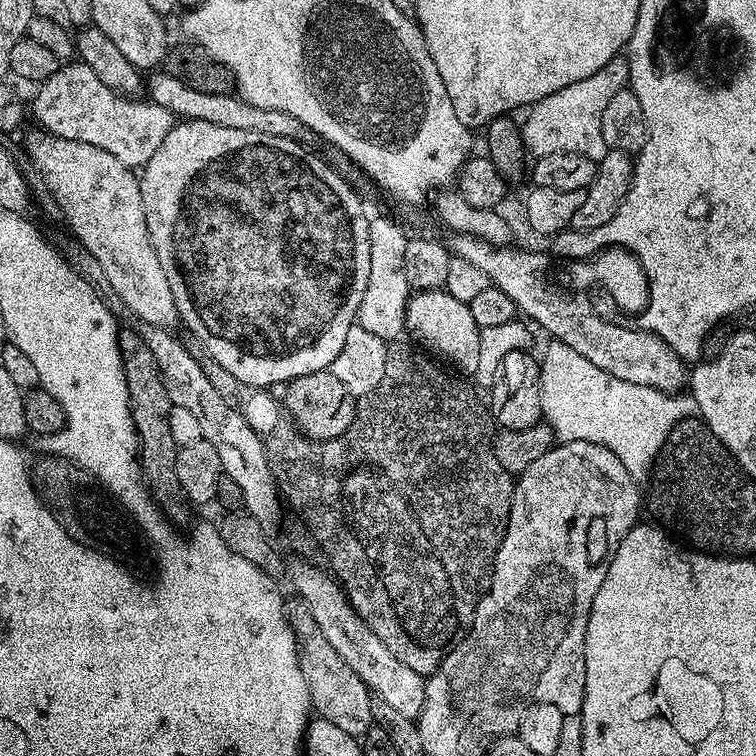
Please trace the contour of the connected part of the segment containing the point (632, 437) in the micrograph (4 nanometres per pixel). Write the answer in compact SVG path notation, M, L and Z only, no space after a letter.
M559 342L549 345L540 360L540 411L545 425L551 429L551 435L560 442L581 440L606 446L606 450L615 454L618 462L626 466L626 470L636 481L643 481L643 476L645 479L651 473L656 455L672 427L678 421L693 415L693 401L684 394L659 392L650 386L634 386L634 382L622 382L622 378L614 378L614 374L598 370L594 362L586 362L586 358L578 354L578 350L570 350L570 346Z

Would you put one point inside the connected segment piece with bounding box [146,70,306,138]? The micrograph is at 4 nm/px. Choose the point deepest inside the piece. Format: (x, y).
(173, 93)

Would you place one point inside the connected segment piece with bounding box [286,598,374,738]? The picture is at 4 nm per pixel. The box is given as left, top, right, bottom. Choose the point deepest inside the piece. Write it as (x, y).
(338, 695)

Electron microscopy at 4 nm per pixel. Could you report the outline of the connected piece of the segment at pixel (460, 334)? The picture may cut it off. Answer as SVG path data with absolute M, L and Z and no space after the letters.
M447 290L413 291L408 297L404 326L407 335L412 335L411 339L425 353L441 361L449 360L457 368L457 373L475 374L478 370L480 327L474 322L474 314L470 314L468 305L458 302L458 298L451 296Z

